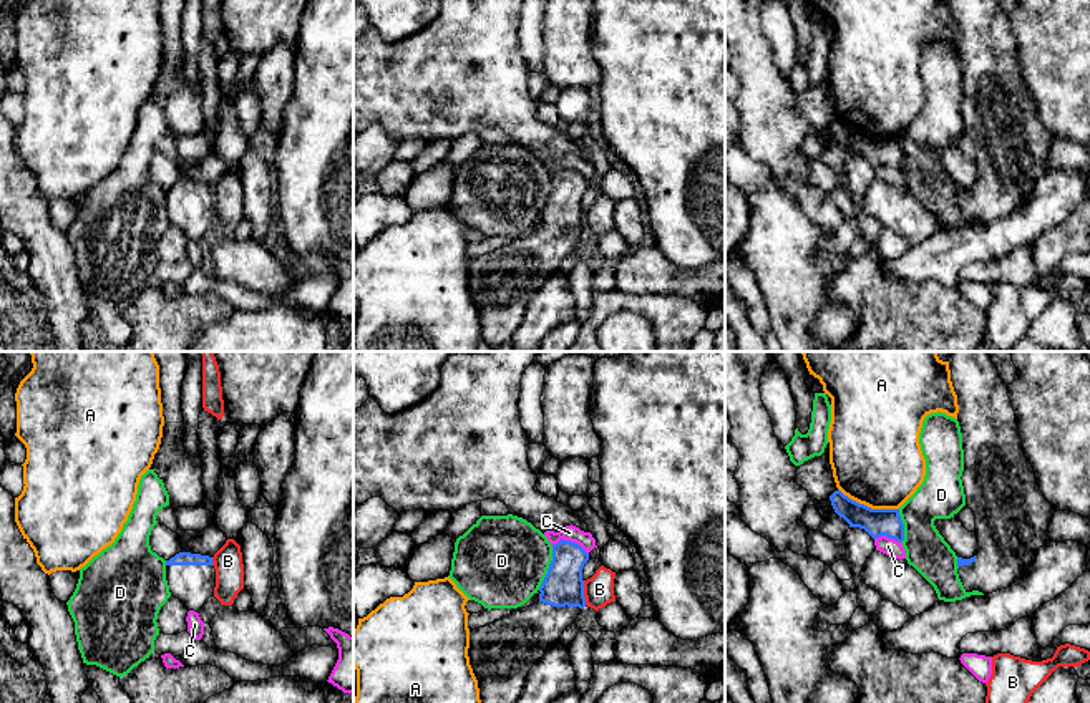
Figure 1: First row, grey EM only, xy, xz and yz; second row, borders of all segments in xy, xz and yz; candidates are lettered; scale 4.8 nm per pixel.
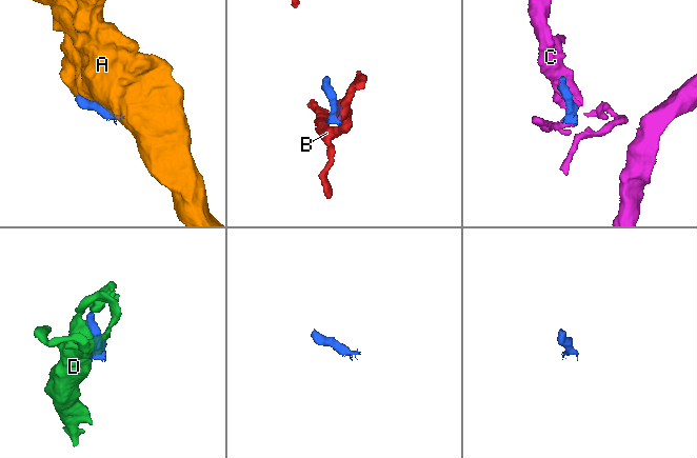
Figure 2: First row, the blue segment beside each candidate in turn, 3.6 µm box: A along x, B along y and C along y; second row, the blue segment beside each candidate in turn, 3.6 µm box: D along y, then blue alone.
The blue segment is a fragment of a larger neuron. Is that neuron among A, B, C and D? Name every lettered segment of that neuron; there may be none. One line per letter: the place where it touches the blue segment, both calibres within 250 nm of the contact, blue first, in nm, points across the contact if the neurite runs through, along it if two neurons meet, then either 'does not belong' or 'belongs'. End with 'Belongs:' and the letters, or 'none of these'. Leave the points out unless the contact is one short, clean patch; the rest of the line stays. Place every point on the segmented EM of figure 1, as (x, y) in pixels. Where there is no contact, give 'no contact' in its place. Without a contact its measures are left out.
A: meets blue in yz at (866, 506); 140 nm thick on the blue side, 440 nm on the other; border along yz (838, 488), (850, 498), (871, 508), (898, 509); does not belong
B: meets blue in xz at (583, 592); 190 nm thick on the blue side, 140 nm on the other; border along xz (583, 581), (586, 604); does not belong
C: meets blue in xz at (569, 541); 190 nm thick on the blue side, 80 nm on the other; does not belong
D: meets blue in xz at (549, 567); 190 nm thick on the blue side, 440 nm on the other; does not belong
Belongs: none of these

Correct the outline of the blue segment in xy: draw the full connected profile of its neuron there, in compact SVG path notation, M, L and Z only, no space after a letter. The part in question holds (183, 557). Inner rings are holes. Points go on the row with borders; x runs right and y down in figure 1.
M179 552L166 560L166 580L171 597L197 612L214 595L216 569L212 557Z

